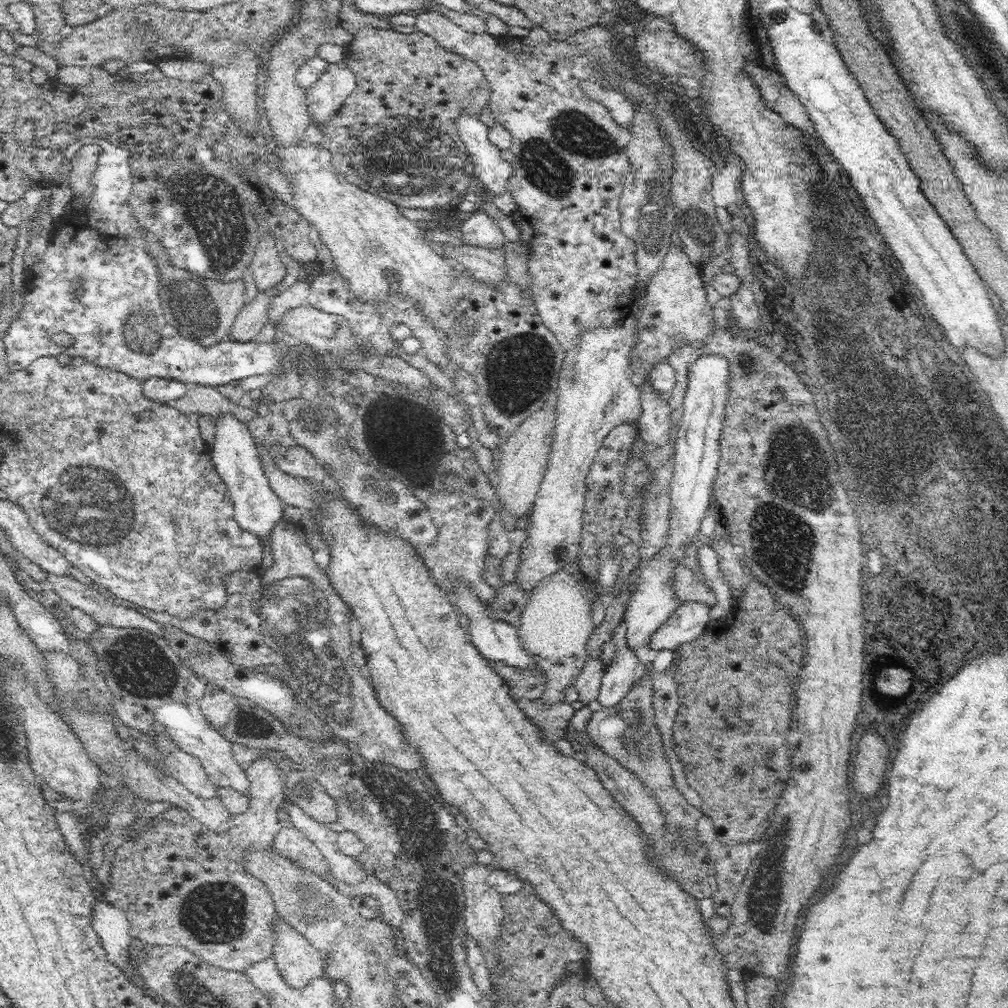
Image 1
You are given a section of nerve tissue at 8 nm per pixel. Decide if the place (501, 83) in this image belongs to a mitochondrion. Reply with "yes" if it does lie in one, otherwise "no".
no

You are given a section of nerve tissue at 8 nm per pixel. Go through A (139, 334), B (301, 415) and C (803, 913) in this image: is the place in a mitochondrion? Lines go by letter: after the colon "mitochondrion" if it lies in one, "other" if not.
A: mitochondrion
B: mitochondrion
C: other

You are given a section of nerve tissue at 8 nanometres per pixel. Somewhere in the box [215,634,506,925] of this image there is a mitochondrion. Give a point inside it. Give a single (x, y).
(349, 696)

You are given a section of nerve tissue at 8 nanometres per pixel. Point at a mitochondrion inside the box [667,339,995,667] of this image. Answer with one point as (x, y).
(781, 528)

